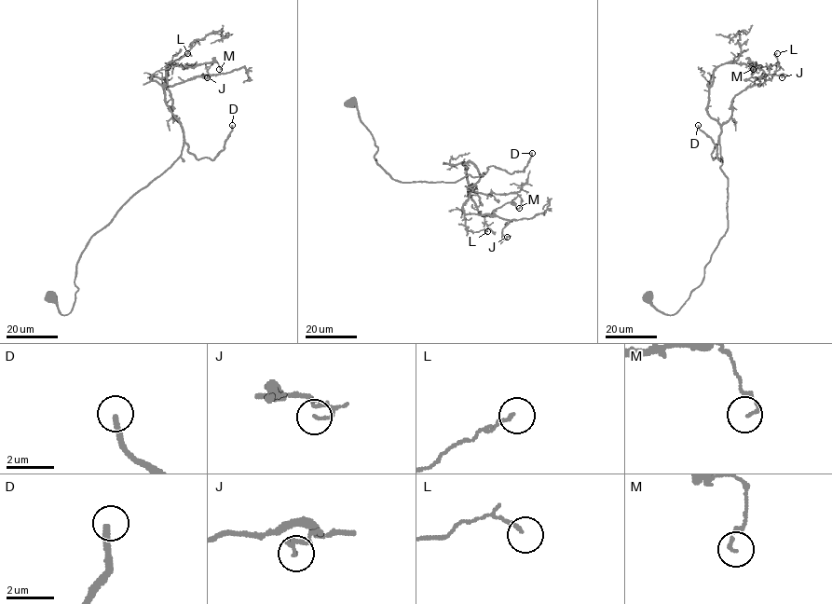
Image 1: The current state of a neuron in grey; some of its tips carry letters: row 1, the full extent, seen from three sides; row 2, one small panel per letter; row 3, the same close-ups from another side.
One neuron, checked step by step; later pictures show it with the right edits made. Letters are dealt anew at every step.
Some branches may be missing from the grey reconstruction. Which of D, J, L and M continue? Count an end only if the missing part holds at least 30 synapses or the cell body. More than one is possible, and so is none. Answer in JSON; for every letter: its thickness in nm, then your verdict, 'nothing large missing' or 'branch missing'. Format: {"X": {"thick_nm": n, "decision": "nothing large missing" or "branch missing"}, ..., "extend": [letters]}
{"D": {"thick_nm": 240, "decision": "branch missing"}, "J": {"thick_nm": 90, "decision": "nothing large missing"}, "L": {"thick_nm": 130, "decision": "nothing large missing"}, "M": {"thick_nm": 120, "decision": "nothing large missing"}, "extend": ["D"]}

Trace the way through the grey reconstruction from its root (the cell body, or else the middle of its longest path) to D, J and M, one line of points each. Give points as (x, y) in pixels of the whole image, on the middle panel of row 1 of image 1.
D: (351, 102), (373, 137), (376, 162), (398, 181), (455, 182), (484, 174), (490, 166), (523, 171), (532, 153)
J: (351, 102), (373, 137), (376, 162), (394, 180), (455, 182), (483, 173), (464, 212), (507, 219), (507, 237)
M: (351, 102), (394, 180), (482, 176), (471, 161), (468, 195), (482, 215), (519, 208)

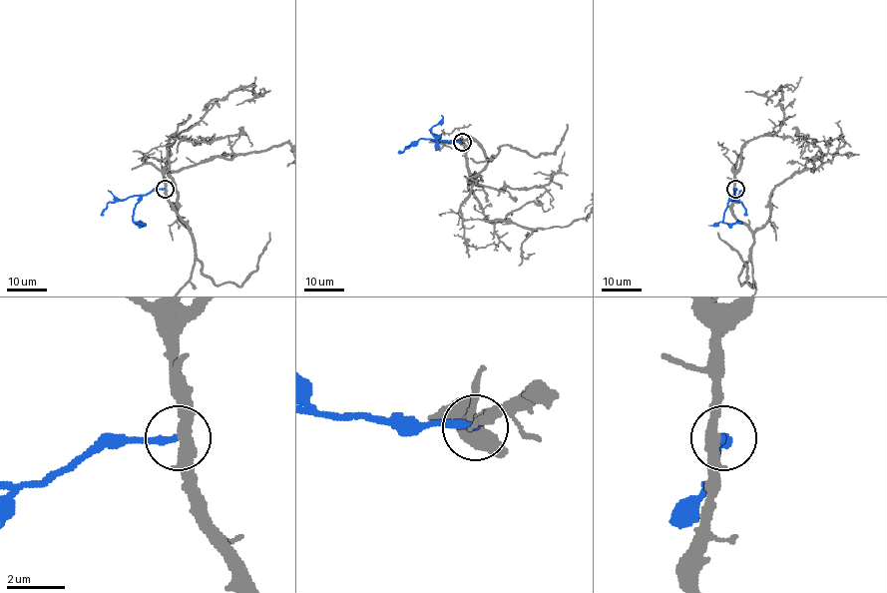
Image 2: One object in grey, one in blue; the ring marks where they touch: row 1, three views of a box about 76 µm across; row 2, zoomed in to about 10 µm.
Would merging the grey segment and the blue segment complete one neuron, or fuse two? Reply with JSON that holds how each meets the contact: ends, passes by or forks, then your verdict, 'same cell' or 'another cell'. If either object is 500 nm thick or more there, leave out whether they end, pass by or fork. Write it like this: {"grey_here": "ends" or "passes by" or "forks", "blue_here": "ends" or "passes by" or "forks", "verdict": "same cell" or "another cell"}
{"grey_here": "passes by", "blue_here": "ends", "verdict": "another cell"}

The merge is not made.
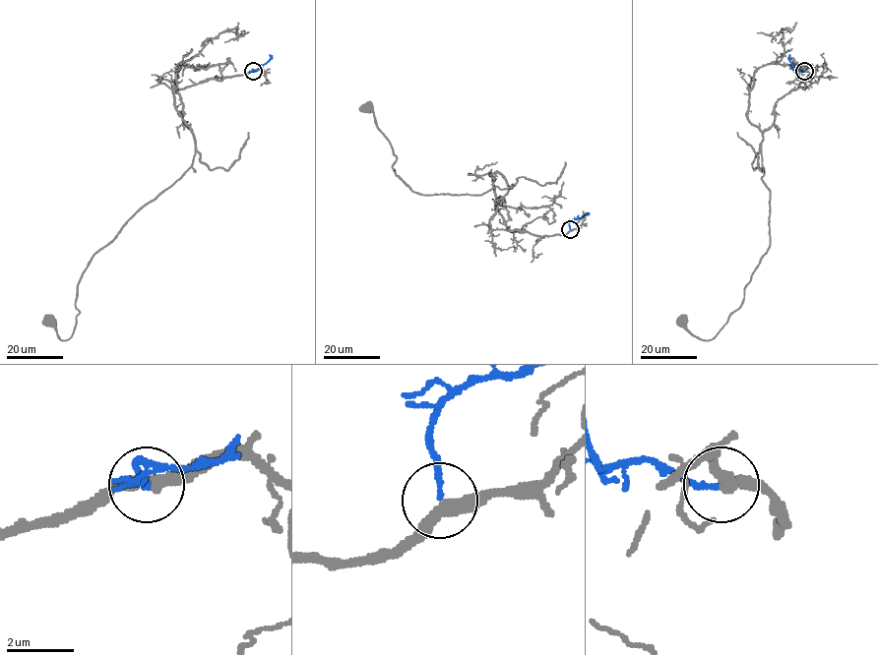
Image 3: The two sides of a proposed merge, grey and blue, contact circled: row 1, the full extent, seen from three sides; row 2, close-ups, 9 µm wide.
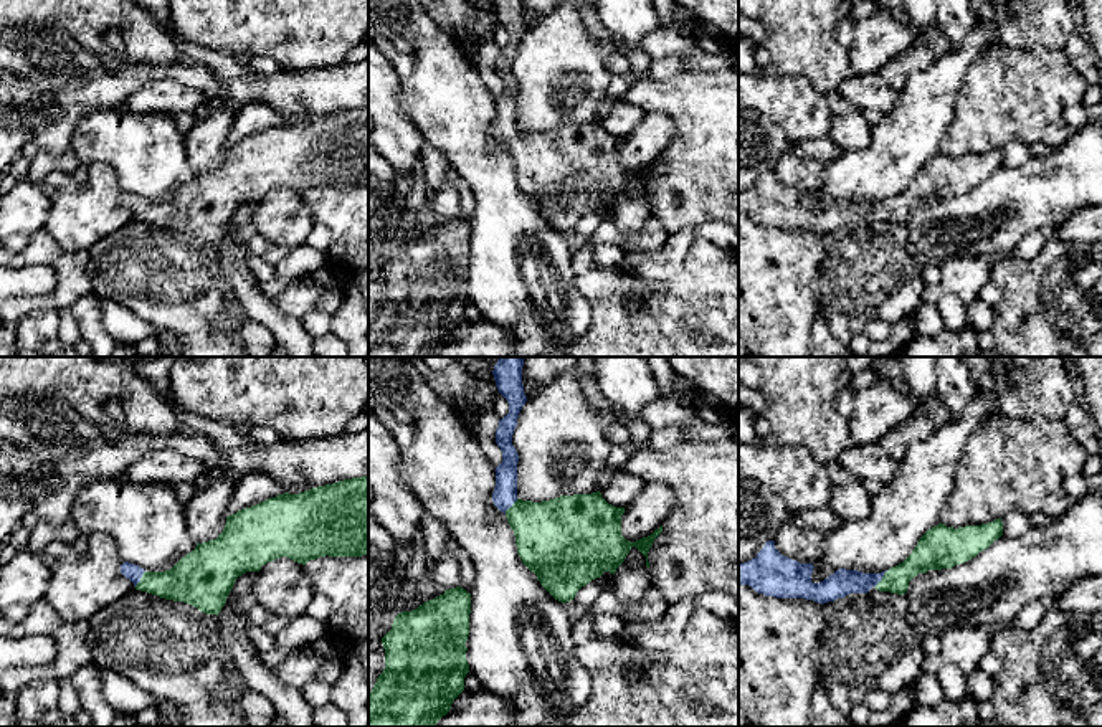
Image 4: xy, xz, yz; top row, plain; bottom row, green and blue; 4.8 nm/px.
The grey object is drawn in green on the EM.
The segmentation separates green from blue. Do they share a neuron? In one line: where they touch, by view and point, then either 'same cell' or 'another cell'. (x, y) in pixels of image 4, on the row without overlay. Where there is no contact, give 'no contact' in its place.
xz (512, 136) | same cell

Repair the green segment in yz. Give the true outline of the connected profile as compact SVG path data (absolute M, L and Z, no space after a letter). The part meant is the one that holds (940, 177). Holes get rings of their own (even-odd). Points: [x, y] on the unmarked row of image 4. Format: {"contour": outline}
{"contour": "M1001 149L958 159L940 152L919 169L902 193L881 203L839 198L819 213L811 211L813 193L800 193L781 185L775 172L768 170L755 188L739 195L739 215L748 215L765 226L805 228L821 235L849 223L867 223L872 216L904 225L909 211L919 203L965 193L1001 165Z"}

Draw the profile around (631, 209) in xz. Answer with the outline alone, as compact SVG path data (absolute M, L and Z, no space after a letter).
M631 177L625 192L613 205L611 218L625 235L636 236L651 215L646 187L636 177Z

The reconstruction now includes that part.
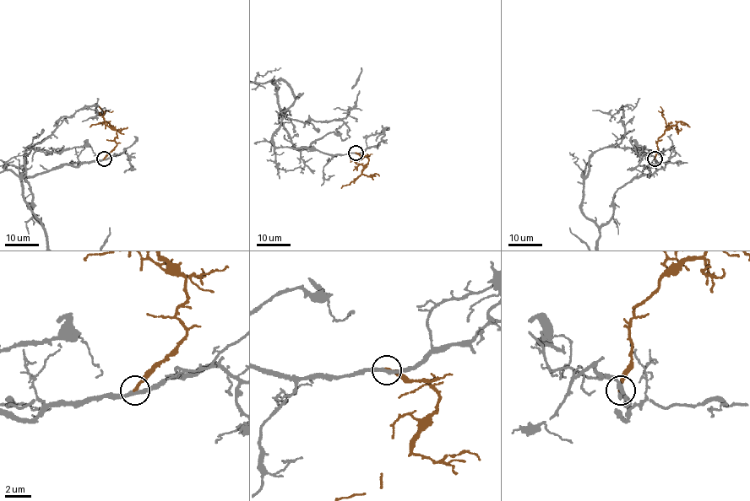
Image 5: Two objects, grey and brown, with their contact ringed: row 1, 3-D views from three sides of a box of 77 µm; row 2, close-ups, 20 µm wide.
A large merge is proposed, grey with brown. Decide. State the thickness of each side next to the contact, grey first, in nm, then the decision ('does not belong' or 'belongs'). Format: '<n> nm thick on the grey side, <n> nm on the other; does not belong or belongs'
280 nm thick on the grey side, 200 nm on the other; belongs

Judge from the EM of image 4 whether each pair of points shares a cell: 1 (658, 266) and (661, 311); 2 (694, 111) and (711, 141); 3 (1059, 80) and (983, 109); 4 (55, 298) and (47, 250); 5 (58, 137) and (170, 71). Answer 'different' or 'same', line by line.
1: different
2: same
3: same
4: same
5: same

